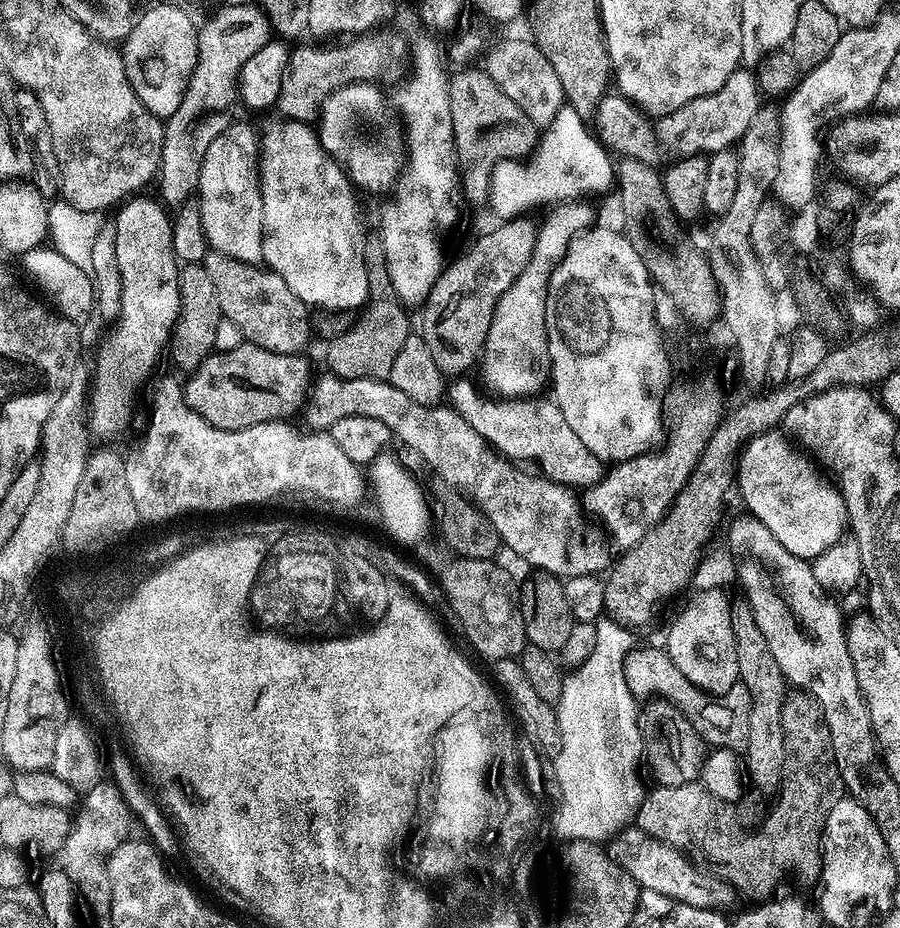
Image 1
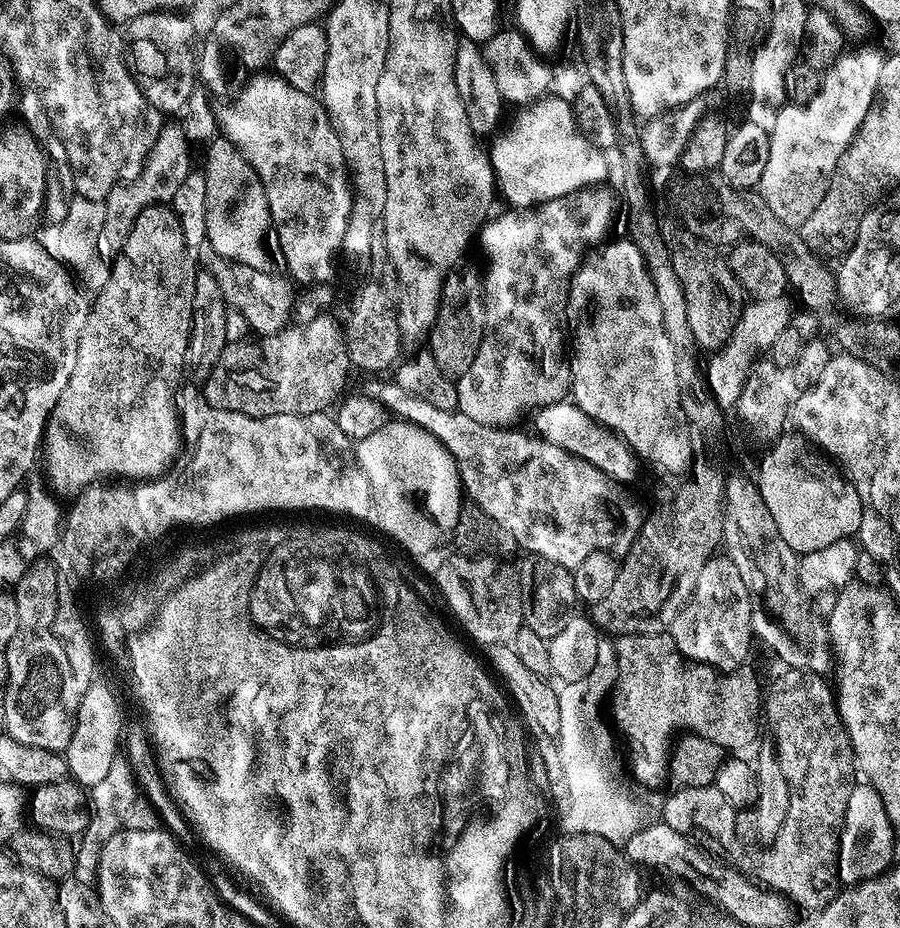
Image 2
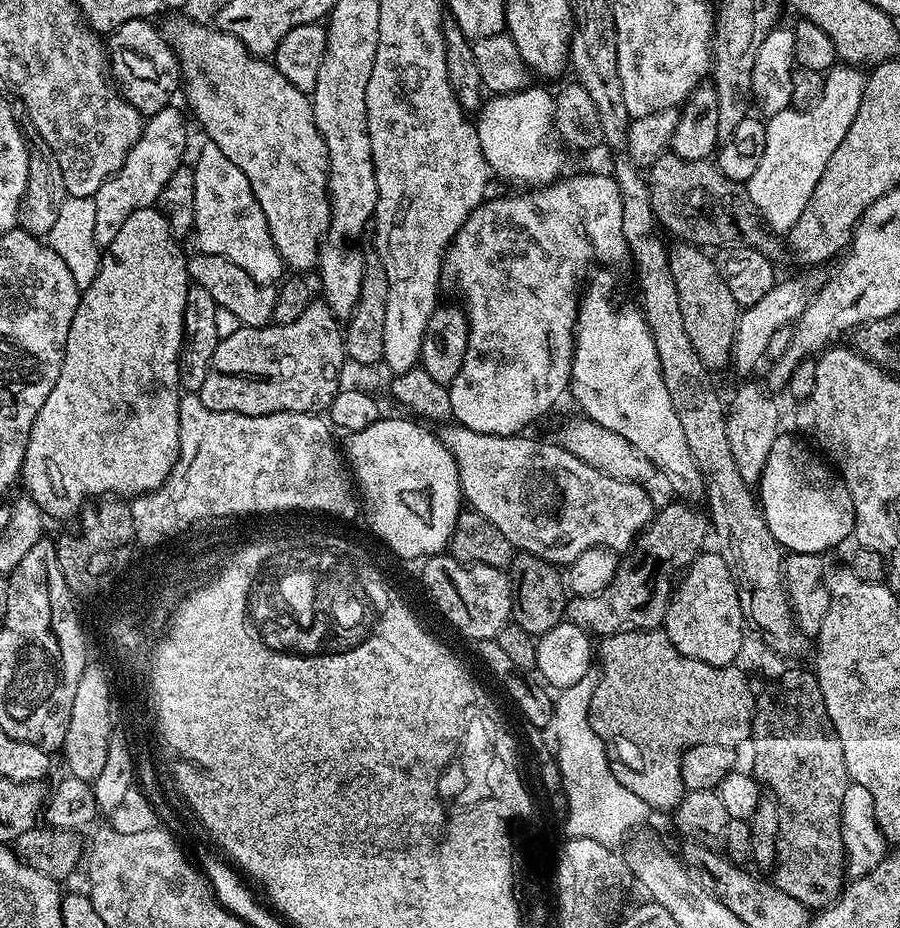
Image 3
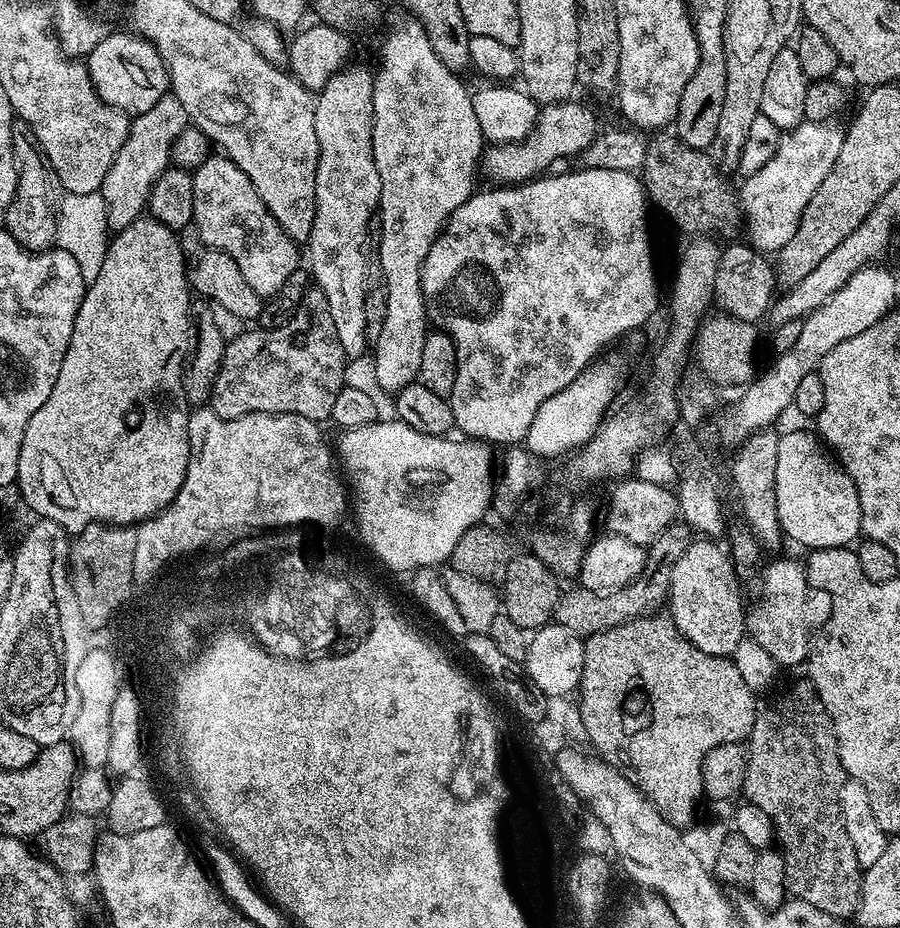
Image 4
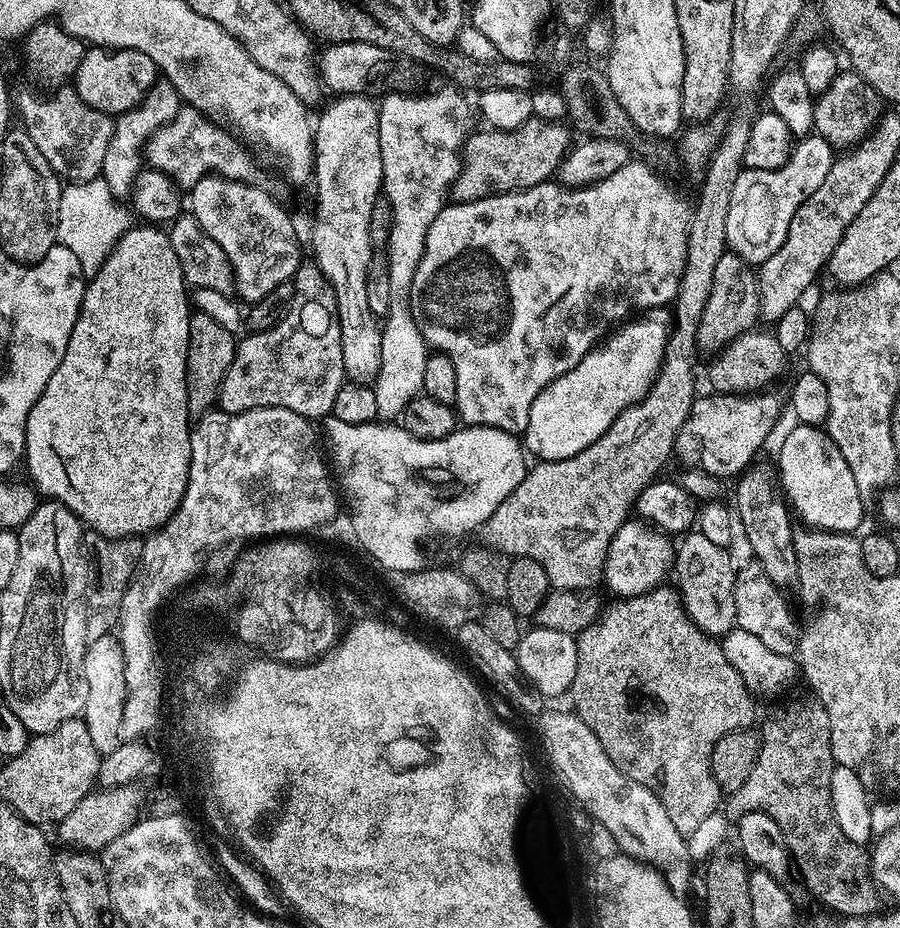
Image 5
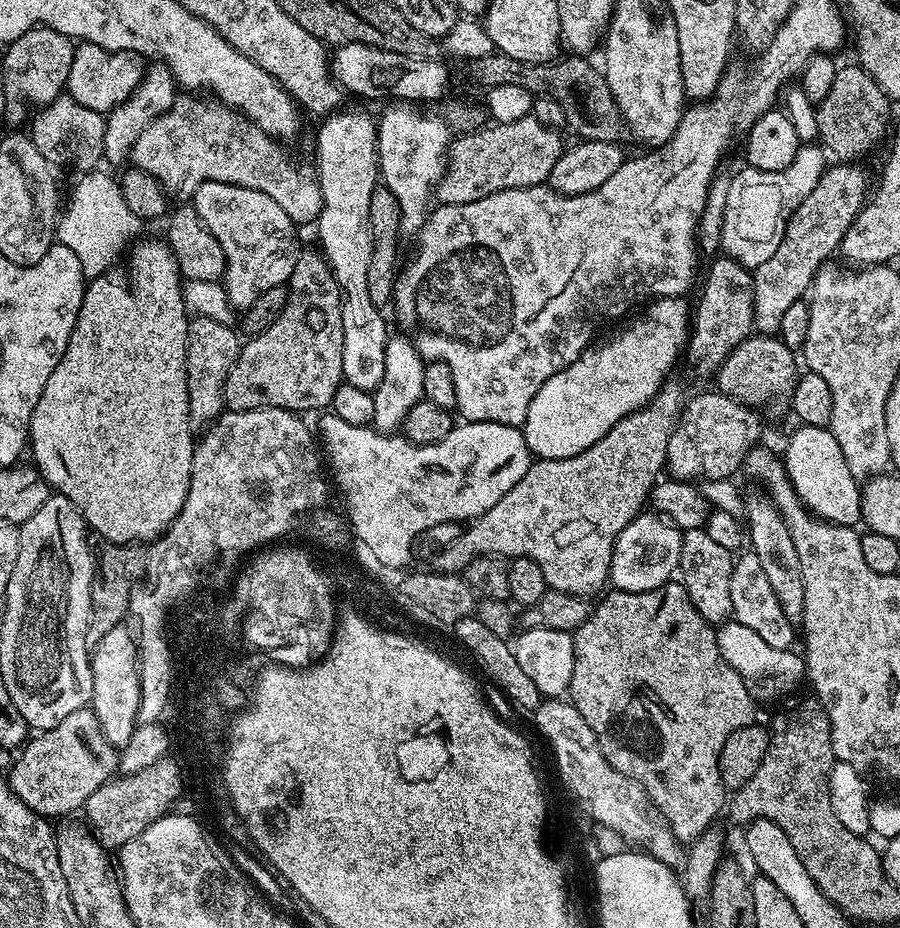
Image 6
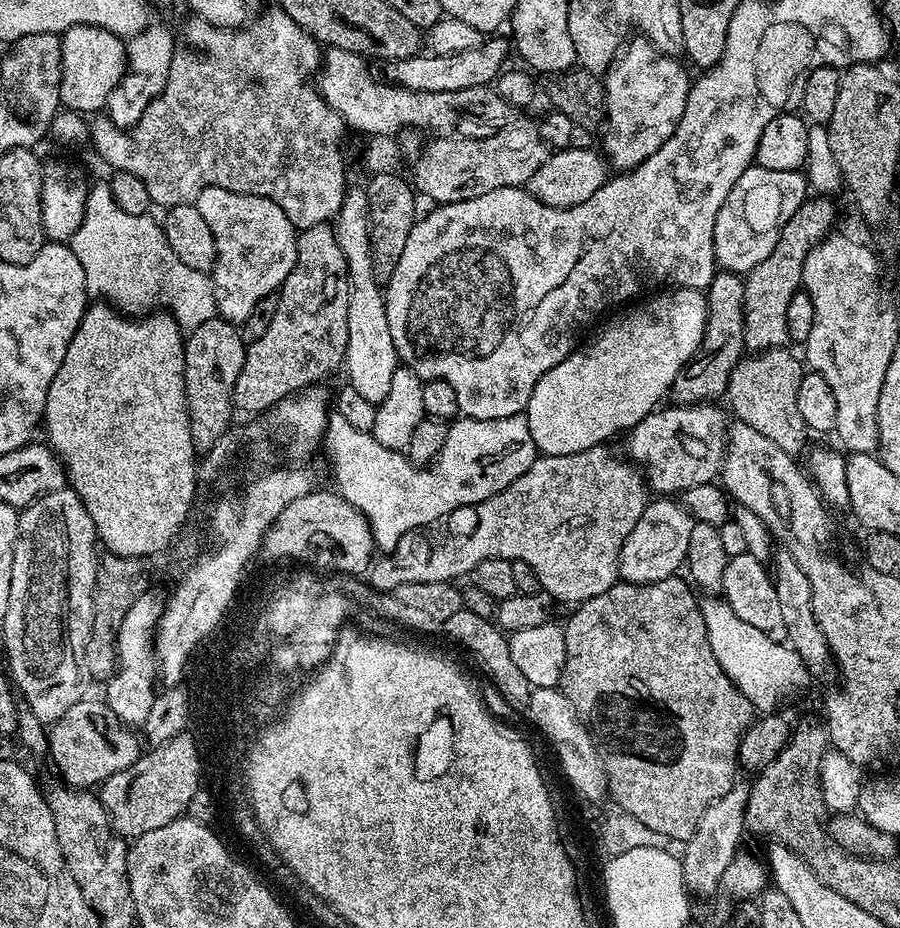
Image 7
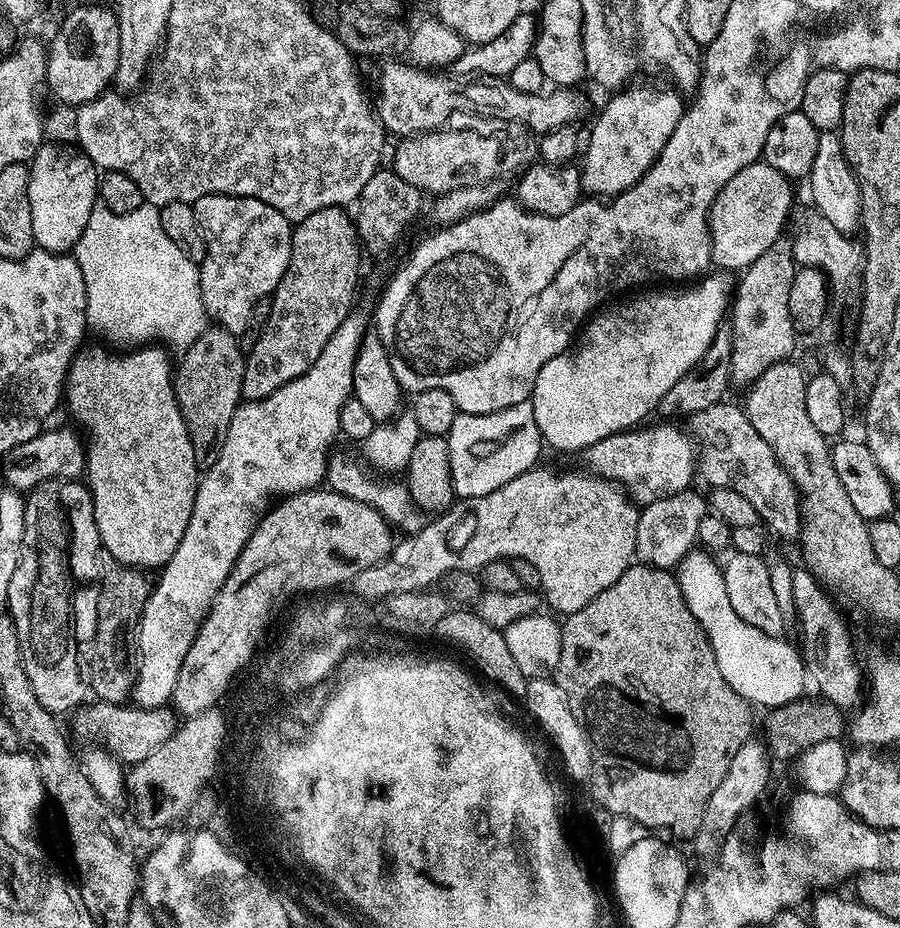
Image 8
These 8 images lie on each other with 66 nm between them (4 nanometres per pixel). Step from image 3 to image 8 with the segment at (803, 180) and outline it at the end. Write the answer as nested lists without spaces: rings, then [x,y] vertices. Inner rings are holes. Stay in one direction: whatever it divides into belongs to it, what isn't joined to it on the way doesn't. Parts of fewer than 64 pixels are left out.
[[[763,162],[738,170],[738,174],[726,182],[708,215],[712,262],[717,269],[749,268],[759,256],[770,250],[772,243],[785,231],[784,223],[787,220],[789,223],[794,212],[792,184],[789,177]]]

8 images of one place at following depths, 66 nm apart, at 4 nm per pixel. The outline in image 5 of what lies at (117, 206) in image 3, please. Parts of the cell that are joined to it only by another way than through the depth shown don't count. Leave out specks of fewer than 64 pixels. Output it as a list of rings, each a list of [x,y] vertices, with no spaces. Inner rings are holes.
[[[160,78],[157,79],[156,85],[145,94],[141,104],[134,106],[129,112],[115,117],[102,173],[102,178],[106,182],[106,186],[110,186],[113,196],[117,198],[131,197],[132,185],[136,176],[142,171],[142,165],[146,160],[145,148],[148,145],[148,140],[160,127],[170,123],[178,115],[181,107],[182,101],[178,90],[174,90],[174,86],[169,80]]]

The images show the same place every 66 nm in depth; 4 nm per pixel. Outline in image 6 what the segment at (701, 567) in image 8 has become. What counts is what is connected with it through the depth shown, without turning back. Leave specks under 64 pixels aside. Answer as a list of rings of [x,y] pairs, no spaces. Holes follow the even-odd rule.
[[[735,620],[727,621],[719,627],[717,640],[723,657],[746,682],[752,698],[759,703],[763,704],[794,691],[805,679],[804,660],[798,652],[767,645],[754,630]]]

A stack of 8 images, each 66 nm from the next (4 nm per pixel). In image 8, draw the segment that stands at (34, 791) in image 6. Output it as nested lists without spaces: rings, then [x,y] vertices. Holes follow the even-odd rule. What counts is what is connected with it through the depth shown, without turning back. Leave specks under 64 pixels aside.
[[[88,702],[75,713],[76,732],[86,736],[97,745],[111,752],[117,760],[131,766],[142,762],[151,752],[158,750],[166,738],[170,738],[178,727],[178,716],[171,707],[142,708],[125,706],[124,704],[105,704],[103,702]]]

